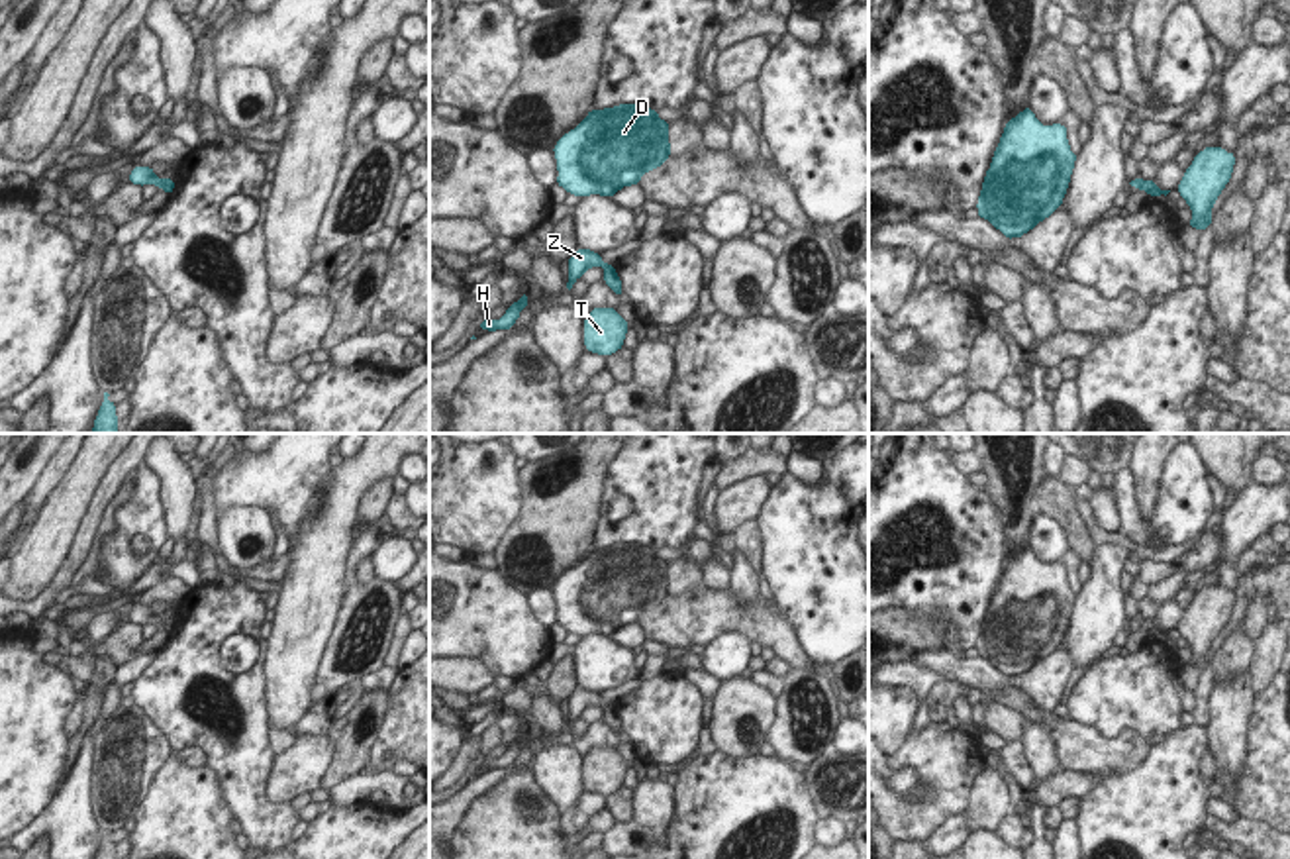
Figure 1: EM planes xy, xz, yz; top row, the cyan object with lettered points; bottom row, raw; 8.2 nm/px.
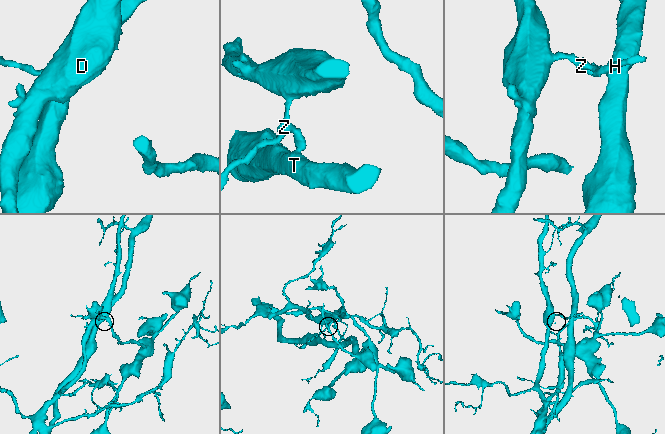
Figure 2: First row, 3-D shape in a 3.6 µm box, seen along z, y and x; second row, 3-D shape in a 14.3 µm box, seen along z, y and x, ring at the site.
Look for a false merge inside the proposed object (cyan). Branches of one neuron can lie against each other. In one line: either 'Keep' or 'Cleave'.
Cleave.

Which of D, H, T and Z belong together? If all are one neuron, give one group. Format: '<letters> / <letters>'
D H Z / T

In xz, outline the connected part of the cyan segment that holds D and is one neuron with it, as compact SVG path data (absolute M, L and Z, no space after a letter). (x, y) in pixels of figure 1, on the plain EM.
M639 543L594 547L555 582L553 592L561 628L580 637L612 637L670 596L669 561Z

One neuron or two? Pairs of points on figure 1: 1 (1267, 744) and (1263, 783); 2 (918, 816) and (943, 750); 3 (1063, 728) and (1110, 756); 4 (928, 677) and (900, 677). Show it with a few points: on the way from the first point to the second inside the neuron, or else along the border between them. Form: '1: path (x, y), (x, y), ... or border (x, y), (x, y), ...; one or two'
1: path (1267, 754), (1267, 773); one
2: path (934, 801), (943, 791), (943, 765); one
3: path (1075, 740), (1087, 752), (1098, 756); one
4: path (922, 677), (906, 677); one

